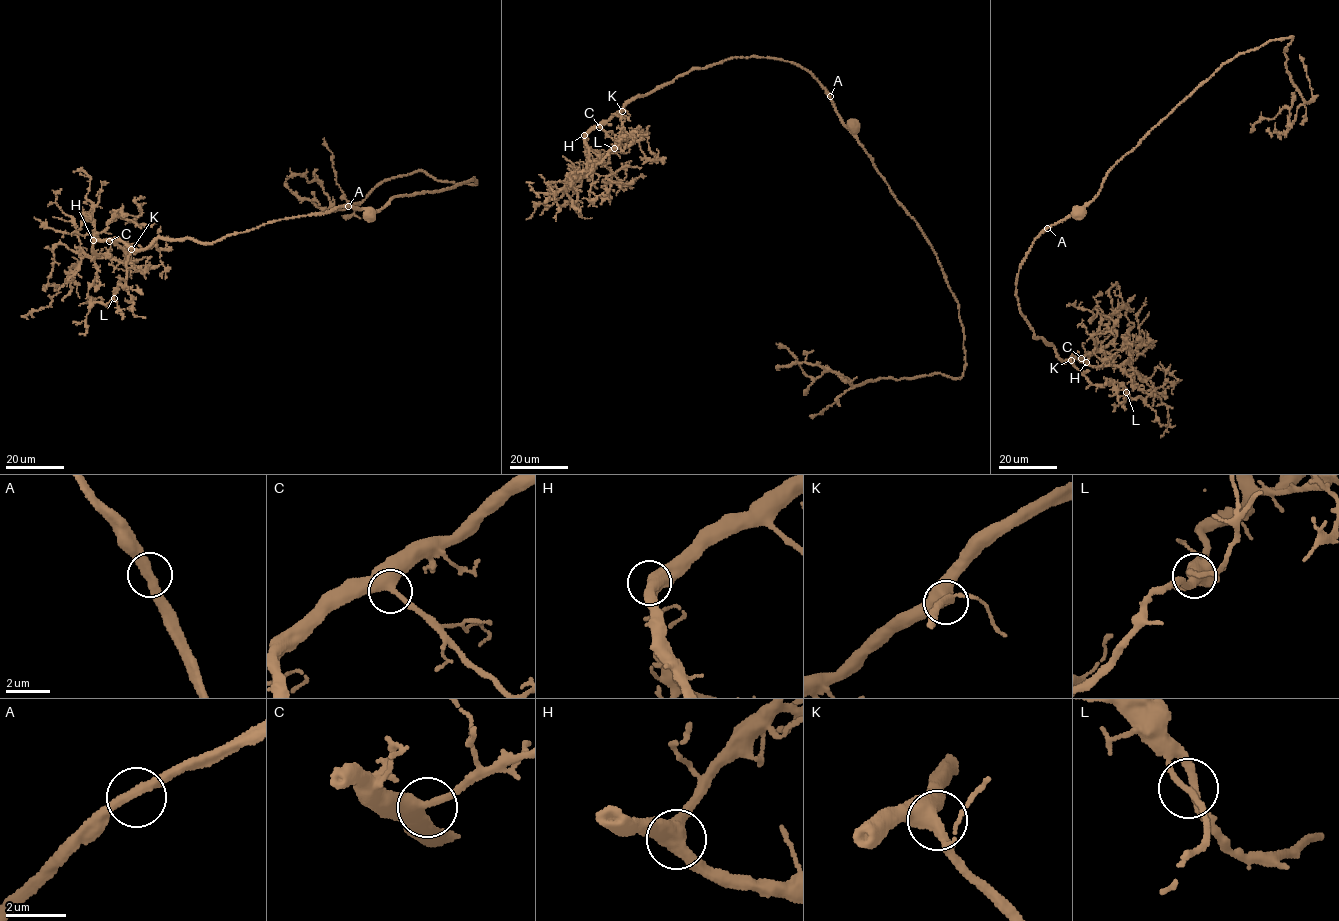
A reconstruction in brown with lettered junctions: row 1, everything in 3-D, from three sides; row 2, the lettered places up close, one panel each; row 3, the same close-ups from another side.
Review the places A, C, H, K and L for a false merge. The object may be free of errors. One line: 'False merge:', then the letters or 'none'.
False merge: none

